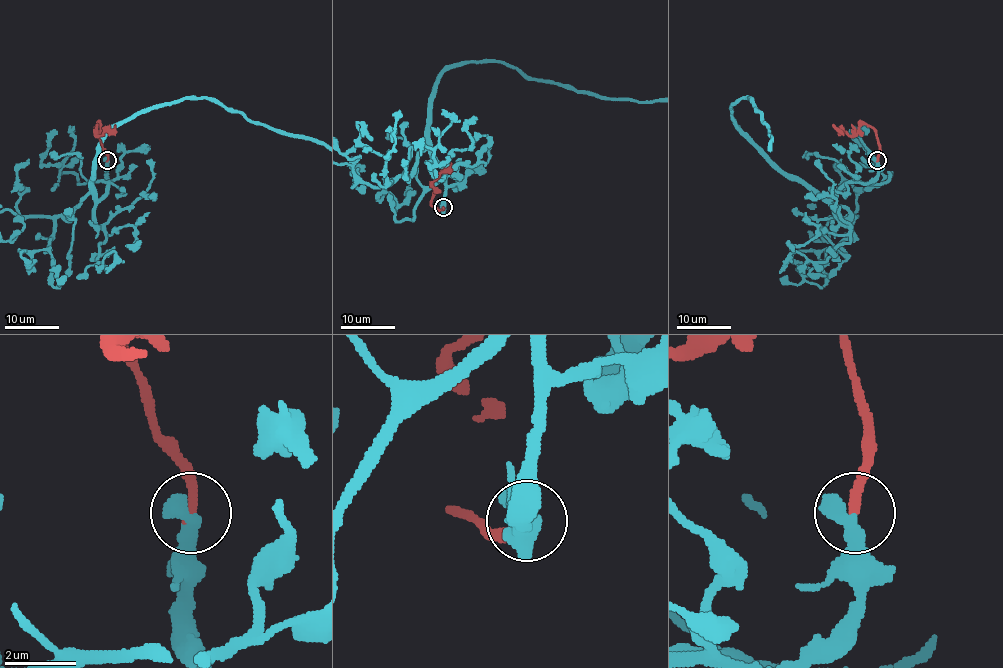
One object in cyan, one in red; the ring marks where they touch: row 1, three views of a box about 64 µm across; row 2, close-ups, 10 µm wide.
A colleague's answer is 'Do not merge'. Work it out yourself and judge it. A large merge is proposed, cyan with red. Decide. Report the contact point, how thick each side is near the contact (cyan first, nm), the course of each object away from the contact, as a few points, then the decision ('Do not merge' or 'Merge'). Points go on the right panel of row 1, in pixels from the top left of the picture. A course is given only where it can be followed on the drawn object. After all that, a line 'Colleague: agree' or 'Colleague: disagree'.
Place: (877, 160). Thickness 500 nm (cyan) against 280 nm. Course of red: (877, 159), (878, 139), (872, 127), (862, 124), (852, 135), (841, 133), (833, 124). Merge
Colleague: disagree

